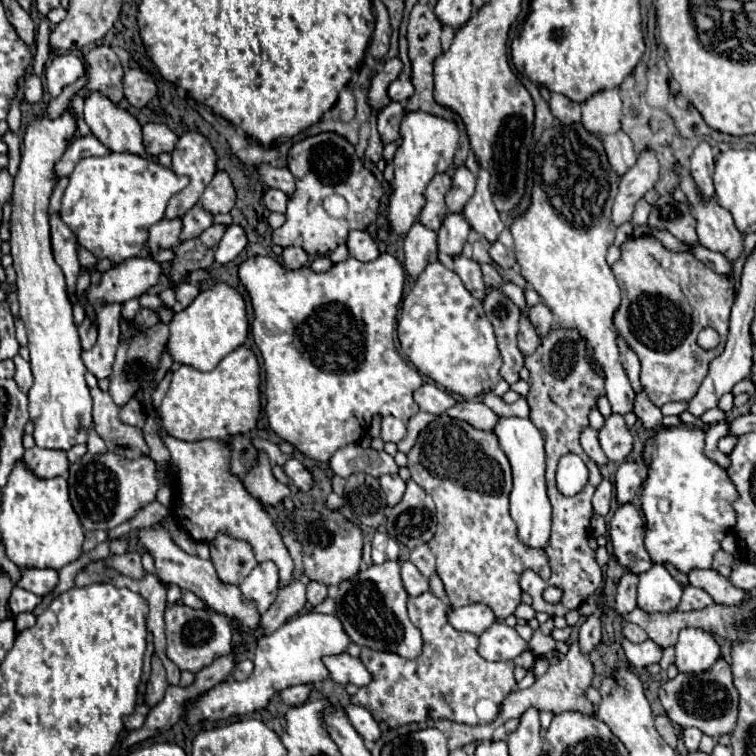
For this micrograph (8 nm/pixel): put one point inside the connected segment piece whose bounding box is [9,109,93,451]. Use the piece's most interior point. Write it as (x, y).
(60, 404)

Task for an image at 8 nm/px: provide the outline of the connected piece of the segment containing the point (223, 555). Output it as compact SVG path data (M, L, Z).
M223 531L209 543L209 551L219 579L229 585L243 583L243 579L259 565L247 541L231 539L231 535Z

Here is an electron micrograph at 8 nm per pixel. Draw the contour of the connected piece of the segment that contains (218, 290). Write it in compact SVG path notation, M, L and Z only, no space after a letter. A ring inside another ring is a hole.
M215 281L213 285L203 289L185 311L175 313L169 329L169 353L173 361L191 365L199 371L211 371L225 355L235 351L247 339L249 319L245 311L245 301L241 293L231 285L227 285L225 281Z

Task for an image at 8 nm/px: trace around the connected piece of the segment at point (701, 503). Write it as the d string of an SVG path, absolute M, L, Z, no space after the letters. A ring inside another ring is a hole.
M657 429L655 435L647 441L643 451L643 461L649 467L649 475L643 485L641 495L641 509L645 515L647 531L645 531L645 547L655 563L671 563L681 573L689 573L691 569L709 569L713 563L715 553L721 549L723 537L729 533L729 529L735 525L735 509L733 503L739 497L737 489L733 487L731 479L727 477L727 471L705 457L705 433L695 429ZM667 501L667 509L659 509L659 503Z

